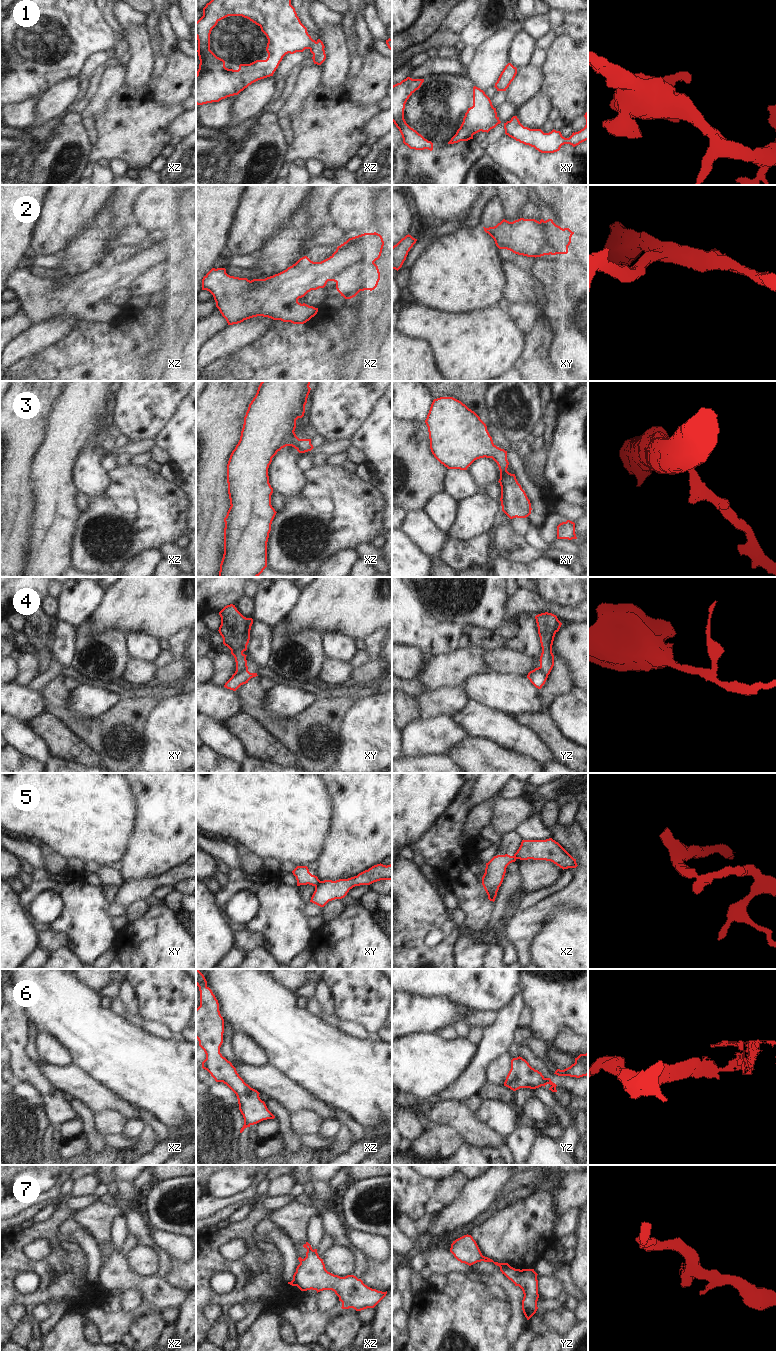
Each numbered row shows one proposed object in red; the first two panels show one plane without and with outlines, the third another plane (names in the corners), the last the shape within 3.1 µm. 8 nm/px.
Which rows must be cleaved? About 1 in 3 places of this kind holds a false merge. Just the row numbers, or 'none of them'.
2, 4, 5, 6, 7

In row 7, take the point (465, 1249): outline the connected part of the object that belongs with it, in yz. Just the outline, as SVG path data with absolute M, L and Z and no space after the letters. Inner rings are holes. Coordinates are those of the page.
M468 1234L453 1241L453 1243L451 1244L450 1252L454 1255L454 1257L458 1261L460 1261L461 1263L465 1263L469 1266L471 1266L477 1262L484 1261L484 1262L493 1262L495 1265L499 1266L500 1268L511 1267L508 1263L494 1262L492 1259L483 1256L476 1241L473 1239L473 1237L471 1235L468 1235Z

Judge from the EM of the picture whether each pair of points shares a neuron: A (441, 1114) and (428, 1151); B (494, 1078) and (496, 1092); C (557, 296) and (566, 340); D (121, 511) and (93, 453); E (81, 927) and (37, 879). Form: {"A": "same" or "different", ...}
{"A": "different", "B": "different", "C": "same", "D": "different", "E": "same"}

